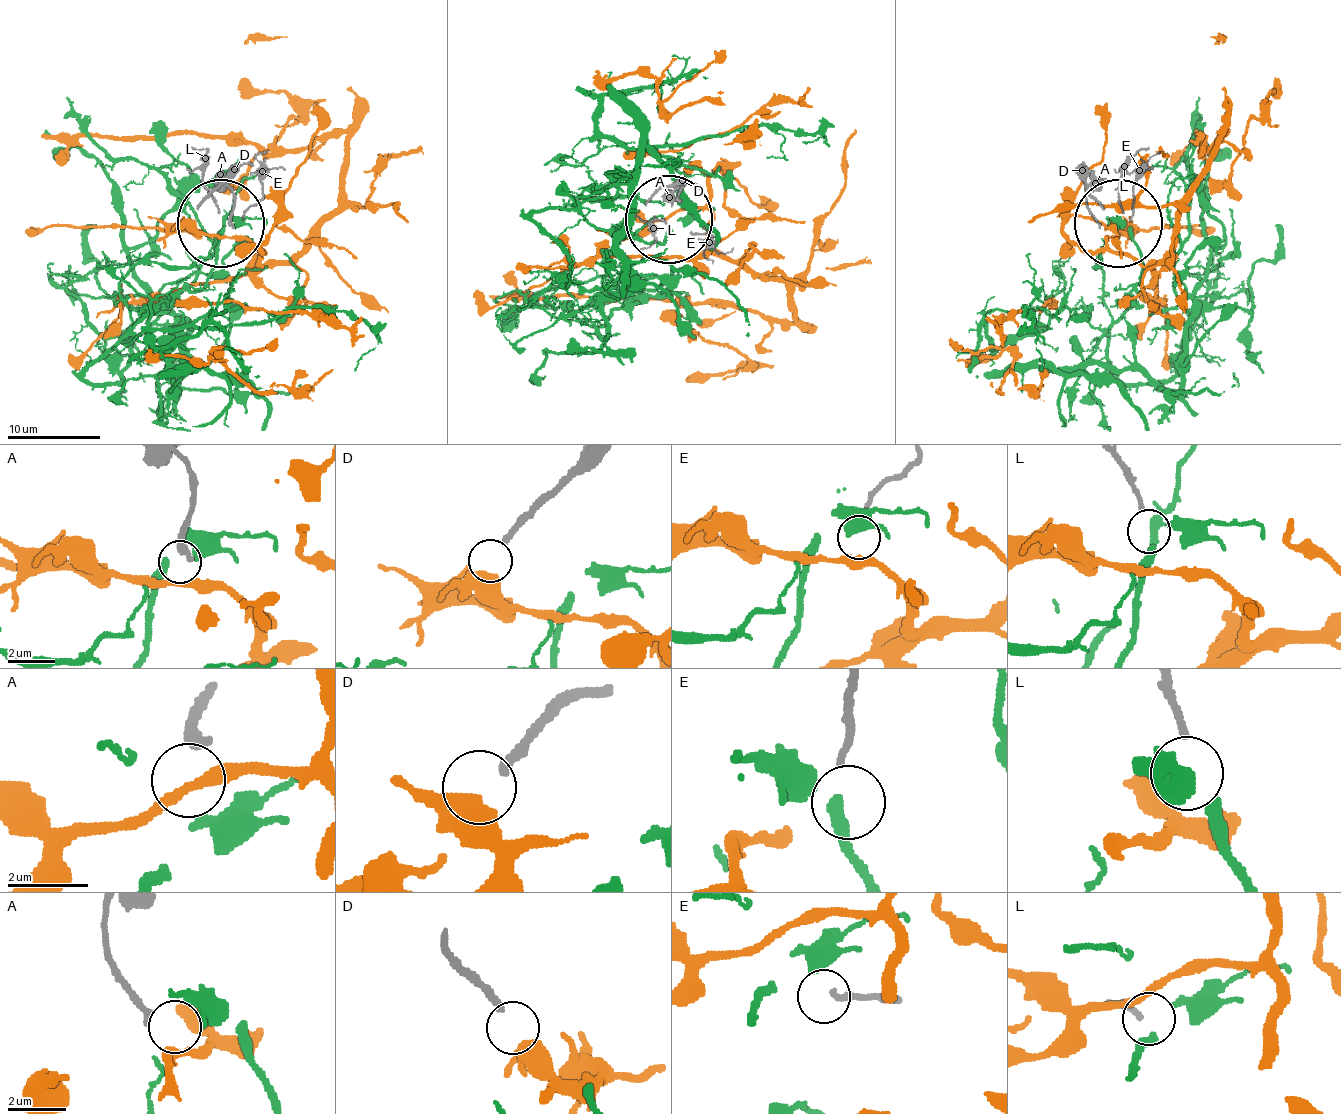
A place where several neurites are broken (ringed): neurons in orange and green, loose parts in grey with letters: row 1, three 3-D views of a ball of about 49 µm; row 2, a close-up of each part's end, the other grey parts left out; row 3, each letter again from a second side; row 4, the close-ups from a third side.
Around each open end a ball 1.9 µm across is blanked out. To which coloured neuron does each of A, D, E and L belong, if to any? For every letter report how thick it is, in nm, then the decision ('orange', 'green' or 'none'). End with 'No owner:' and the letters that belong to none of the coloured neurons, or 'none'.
A: calibre 280 nm; none
D: calibre 240 nm; orange
E: calibre 150 nm; none
L: calibre 180 nm; green
No owner: A, E

